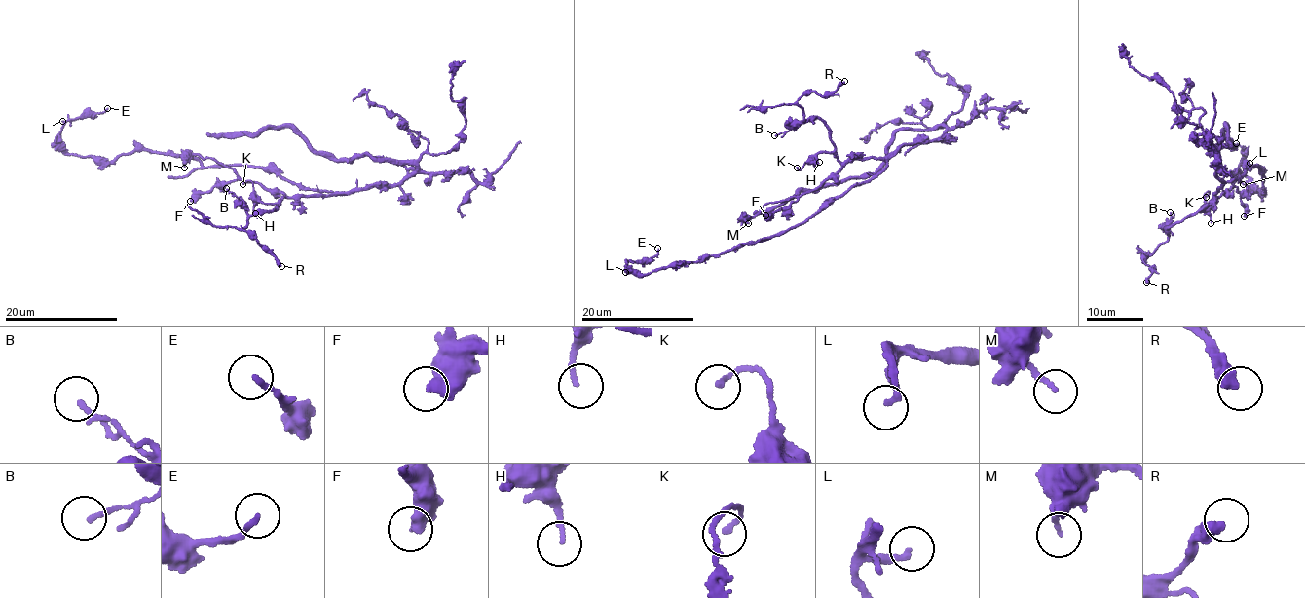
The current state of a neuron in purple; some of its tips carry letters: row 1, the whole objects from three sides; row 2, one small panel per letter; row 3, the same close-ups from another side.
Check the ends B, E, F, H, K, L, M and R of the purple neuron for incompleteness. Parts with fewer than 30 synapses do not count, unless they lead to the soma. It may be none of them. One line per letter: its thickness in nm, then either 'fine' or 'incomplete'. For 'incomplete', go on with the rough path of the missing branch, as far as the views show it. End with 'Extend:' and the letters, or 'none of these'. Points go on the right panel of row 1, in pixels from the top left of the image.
B: 180 nm | fine
E: 170 nm | fine
F: 440 nm | fine
H: 140 nm | fine
K: 180 nm | fine
L: 200 nm | fine
M: 180 nm | fine
R: 400 nm | fine
Extend: none of these

